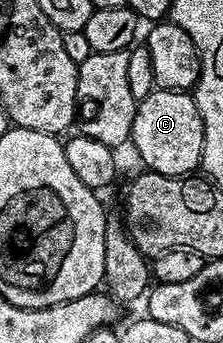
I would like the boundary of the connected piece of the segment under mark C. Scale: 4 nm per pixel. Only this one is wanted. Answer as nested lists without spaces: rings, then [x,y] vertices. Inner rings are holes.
[[[153,90],[138,100],[131,126],[130,146],[135,146],[142,165],[148,171],[156,171],[162,175],[187,177],[200,170],[203,161],[203,122],[201,113],[195,104],[194,94],[186,91]]]

